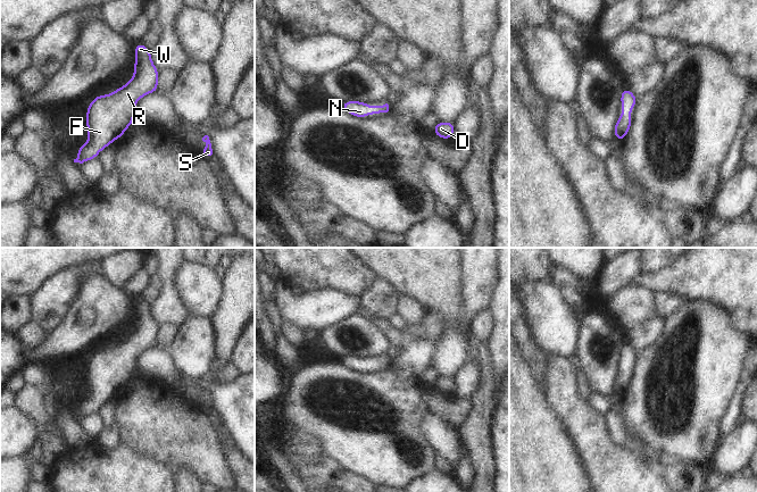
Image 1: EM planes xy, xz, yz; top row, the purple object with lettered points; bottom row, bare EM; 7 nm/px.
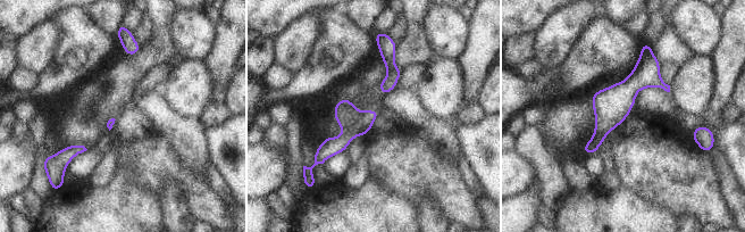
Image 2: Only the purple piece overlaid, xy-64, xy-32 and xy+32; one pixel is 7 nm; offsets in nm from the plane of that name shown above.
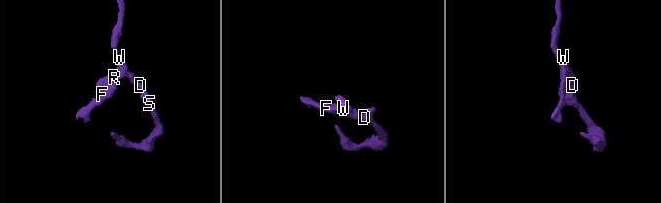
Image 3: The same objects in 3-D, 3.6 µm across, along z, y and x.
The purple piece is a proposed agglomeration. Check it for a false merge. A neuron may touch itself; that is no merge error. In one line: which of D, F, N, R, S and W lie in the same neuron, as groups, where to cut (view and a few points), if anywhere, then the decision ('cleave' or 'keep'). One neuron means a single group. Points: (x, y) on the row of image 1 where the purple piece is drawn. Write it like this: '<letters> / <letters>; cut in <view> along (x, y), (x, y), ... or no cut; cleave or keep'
D F N R S W; no cut; keep

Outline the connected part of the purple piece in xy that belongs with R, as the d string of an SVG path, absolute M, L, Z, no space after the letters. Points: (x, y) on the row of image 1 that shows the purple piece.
M135 43L134 75L126 85L109 94L97 95L86 109L88 143L78 148L74 162L83 164L122 137L134 122L136 102L149 93L158 91L159 70L155 67L150 49Z

